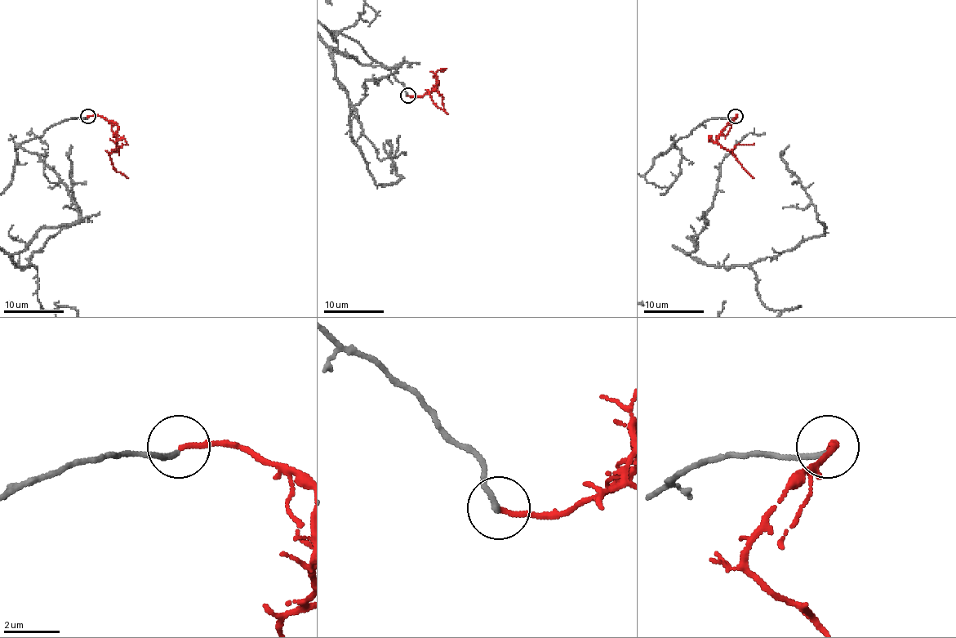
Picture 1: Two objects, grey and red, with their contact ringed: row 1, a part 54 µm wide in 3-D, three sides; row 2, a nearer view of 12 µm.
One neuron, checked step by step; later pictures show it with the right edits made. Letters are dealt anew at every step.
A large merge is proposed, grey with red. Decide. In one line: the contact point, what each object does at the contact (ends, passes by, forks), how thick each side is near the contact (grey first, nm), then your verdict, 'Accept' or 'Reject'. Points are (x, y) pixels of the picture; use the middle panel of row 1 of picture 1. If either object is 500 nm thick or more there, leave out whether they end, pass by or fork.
Place: (407, 95). At the ring grey ends. At the ring red ends. Thickness 200 nm (grey) against 170 nm. Reject

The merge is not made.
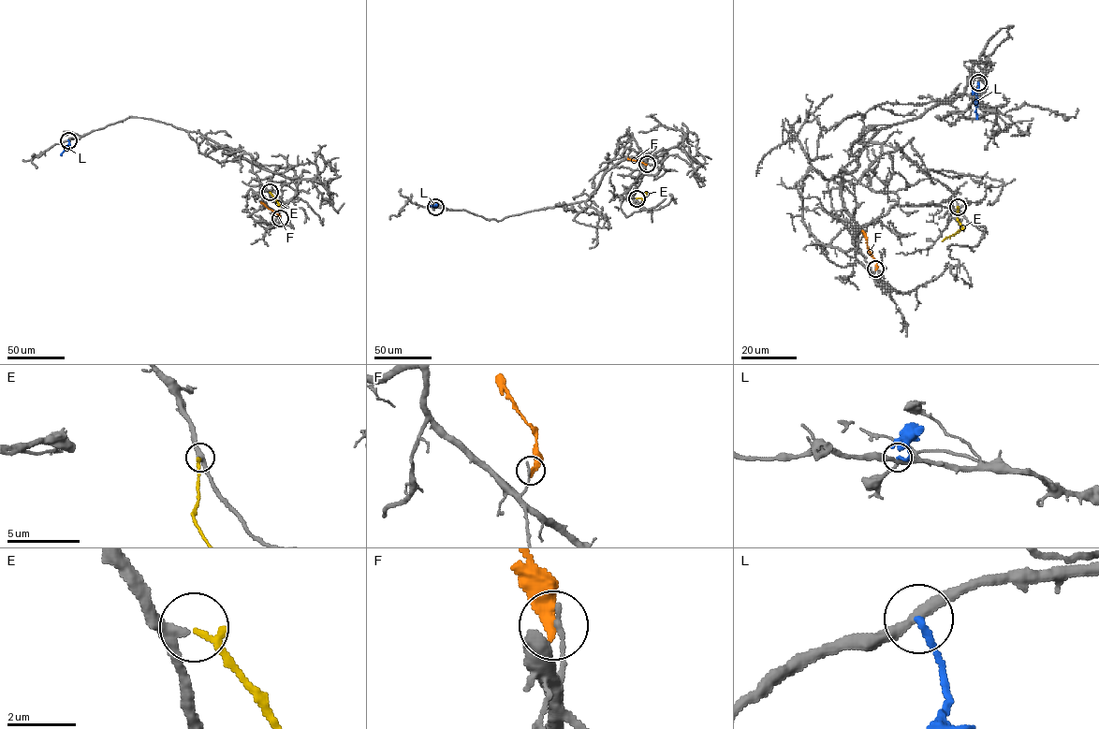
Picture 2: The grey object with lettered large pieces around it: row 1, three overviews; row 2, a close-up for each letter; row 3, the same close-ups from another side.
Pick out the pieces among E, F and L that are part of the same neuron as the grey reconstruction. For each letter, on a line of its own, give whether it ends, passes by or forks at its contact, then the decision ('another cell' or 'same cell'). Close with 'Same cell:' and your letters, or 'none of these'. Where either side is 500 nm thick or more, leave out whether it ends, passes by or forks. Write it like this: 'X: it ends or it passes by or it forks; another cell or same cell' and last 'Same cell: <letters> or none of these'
E: it ends; same cell
F: it ends; another cell
L: it ends; another cell
Same cell: E

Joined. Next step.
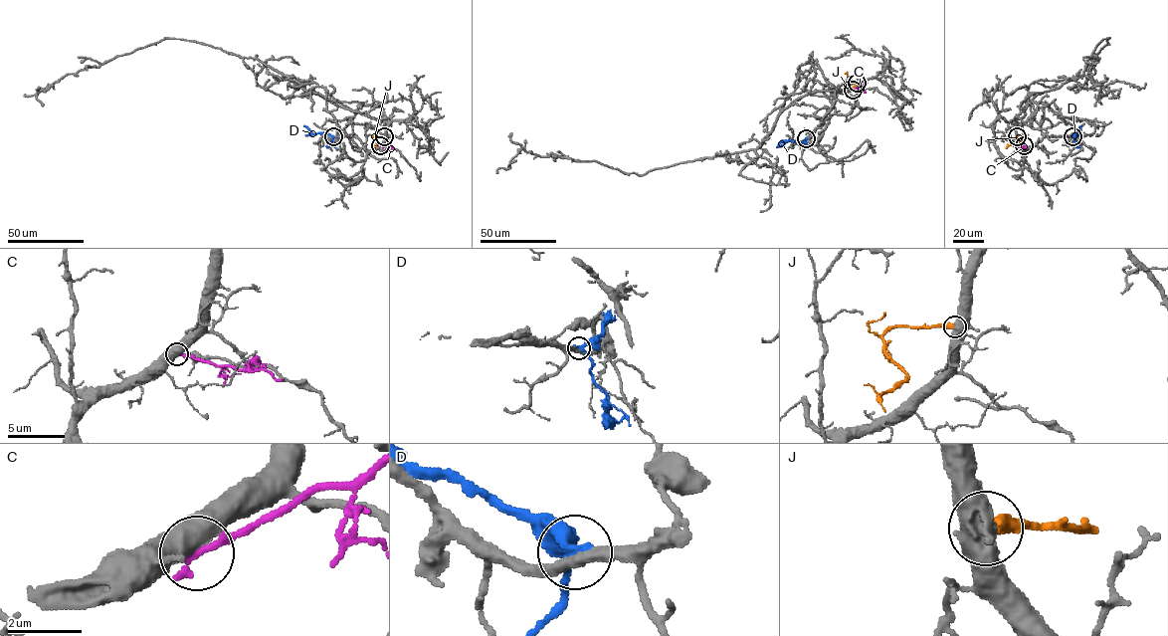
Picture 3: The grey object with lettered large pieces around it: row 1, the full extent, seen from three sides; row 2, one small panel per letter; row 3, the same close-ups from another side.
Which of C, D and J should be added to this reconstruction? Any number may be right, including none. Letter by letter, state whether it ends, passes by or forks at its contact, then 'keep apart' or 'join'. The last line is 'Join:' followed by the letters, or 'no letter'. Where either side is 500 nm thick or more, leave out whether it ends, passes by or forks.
C: keep apart
D: it passes by | keep apart
J: keep apart
Join: no letter

